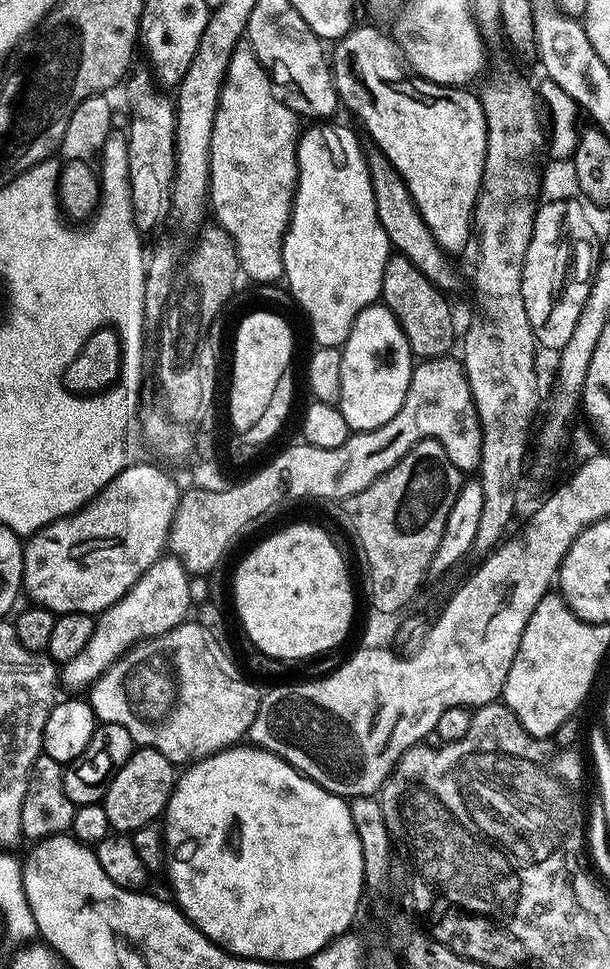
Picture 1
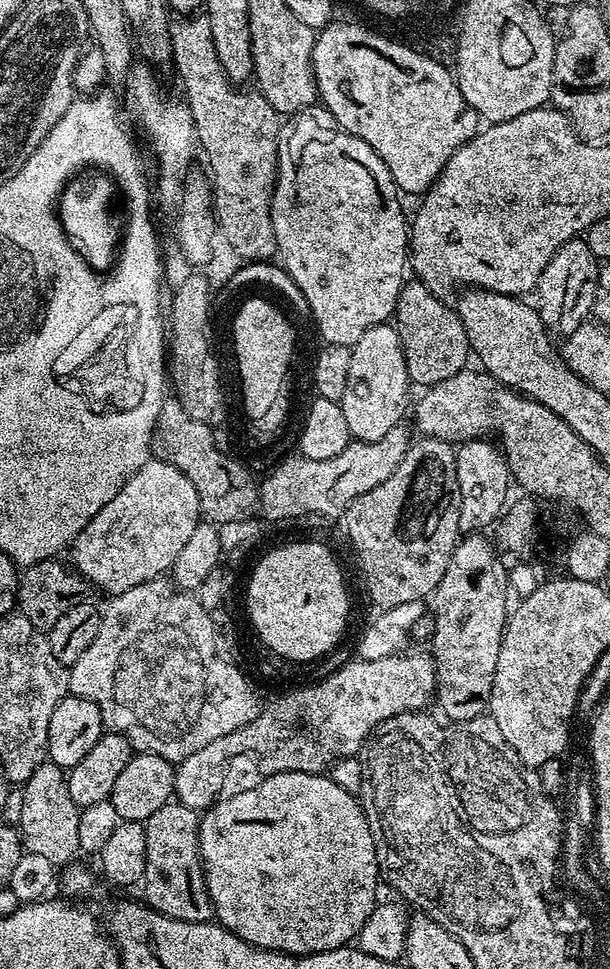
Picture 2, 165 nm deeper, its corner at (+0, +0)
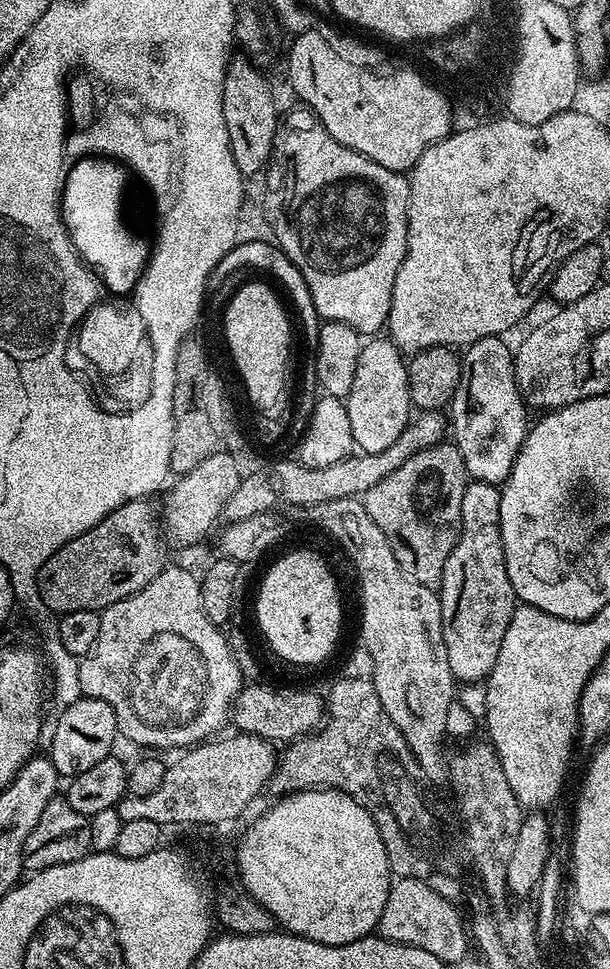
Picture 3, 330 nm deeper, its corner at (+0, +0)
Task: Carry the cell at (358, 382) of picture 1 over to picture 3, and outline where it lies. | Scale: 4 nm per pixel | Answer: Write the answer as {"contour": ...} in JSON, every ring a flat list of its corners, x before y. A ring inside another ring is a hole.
{"contour":[[372,338,372,340,363,345,360,349,360,357,358,358,358,370,354,370,354,386,350,386,350,394,346,398,346,403,348,405,348,413,350,414,350,430,354,434,354,442,356,443,356,448,359,449,361,453,369,452,370,454,378,454,382,450,386,450,386,446,391,446,395,440,398,439,398,434,402,434,402,430,406,425,408,425,410,417,414,412,414,405,412,399,410,398,410,386,408,385,408,365,406,363,405,353,401,352,395,344,392,343,391,339,383,338,384,340,376,340,380,338]]}

